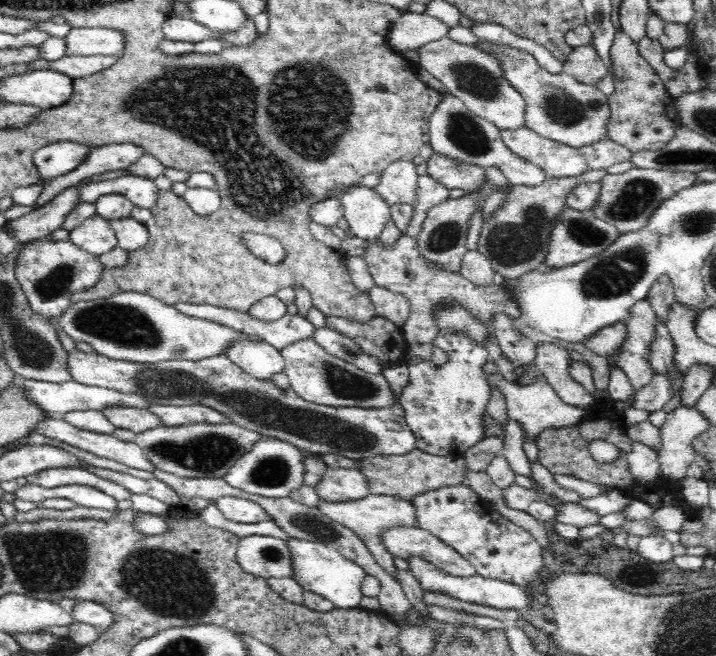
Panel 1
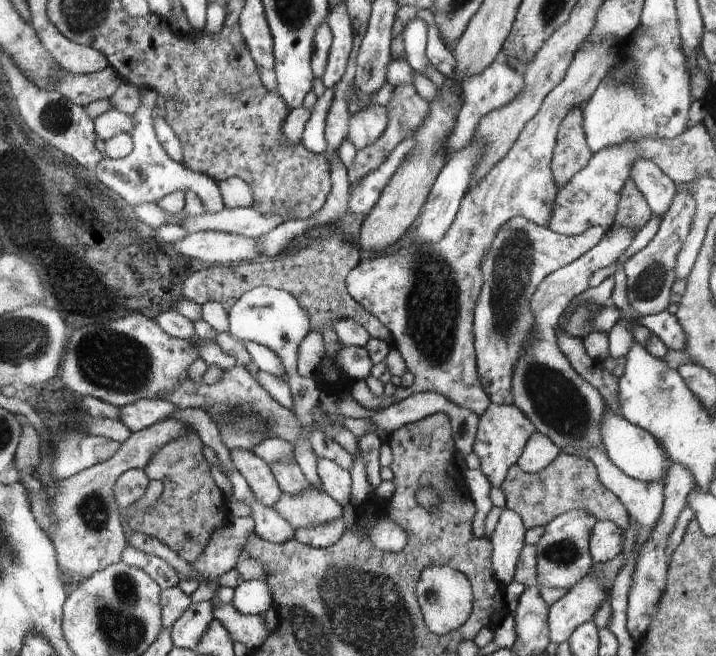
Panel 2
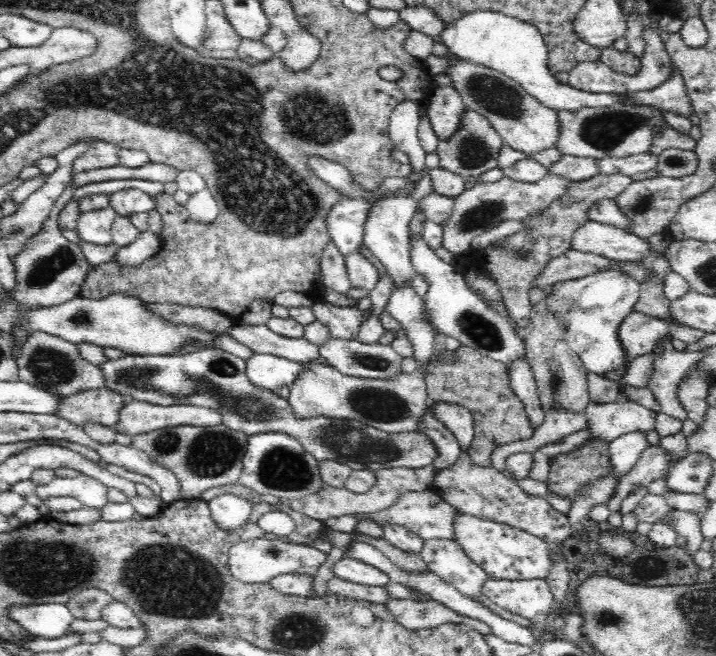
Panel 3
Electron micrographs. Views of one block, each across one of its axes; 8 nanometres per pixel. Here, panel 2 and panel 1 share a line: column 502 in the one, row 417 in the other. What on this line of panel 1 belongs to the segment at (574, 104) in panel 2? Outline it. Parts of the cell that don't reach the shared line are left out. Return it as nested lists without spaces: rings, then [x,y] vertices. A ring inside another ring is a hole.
[[[190,404],[188,406],[150,405],[147,408],[154,413],[164,426],[180,426],[194,423],[220,424],[226,422],[225,416],[209,406]]]

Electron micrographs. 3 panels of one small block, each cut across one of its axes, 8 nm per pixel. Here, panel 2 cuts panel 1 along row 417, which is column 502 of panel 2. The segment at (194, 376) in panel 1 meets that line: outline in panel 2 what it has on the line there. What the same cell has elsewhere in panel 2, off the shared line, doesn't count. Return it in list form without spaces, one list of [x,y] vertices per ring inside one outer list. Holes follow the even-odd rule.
[[[523,216],[512,217],[500,227],[480,262],[483,285],[474,309],[473,322],[480,386],[491,403],[514,406],[512,374],[520,356],[526,354],[524,346],[530,340],[530,330],[534,326],[530,302],[536,287],[551,272],[594,248],[605,234],[604,228],[592,227],[578,236],[562,236]]]

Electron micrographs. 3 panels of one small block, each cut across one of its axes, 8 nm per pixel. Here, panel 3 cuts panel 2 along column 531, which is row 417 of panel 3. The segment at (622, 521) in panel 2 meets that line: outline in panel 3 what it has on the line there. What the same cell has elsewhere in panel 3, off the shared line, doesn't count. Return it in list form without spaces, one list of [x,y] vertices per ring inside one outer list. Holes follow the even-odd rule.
[[[462,346],[457,351],[455,351],[455,361],[453,363],[452,361],[448,361],[448,362],[440,361],[439,356],[438,356],[438,361],[436,361],[434,356],[434,362],[429,363],[426,369],[427,369],[427,373],[425,376],[426,377],[425,383],[426,383],[428,398],[432,400],[437,400],[438,402],[449,402],[450,404],[459,404],[460,406],[463,406],[464,408],[470,410],[470,412],[473,414],[473,423],[474,423],[473,440],[467,451],[474,464],[478,466],[485,466],[488,468],[492,468],[493,466],[491,464],[491,454],[493,453],[493,450],[495,448],[508,444],[509,442],[530,438],[533,435],[533,432],[535,430],[534,427],[532,427],[531,425],[530,419],[528,419],[527,412],[525,411],[525,404],[518,398],[518,395],[511,389],[508,367],[503,362],[498,362],[497,360],[494,360],[493,358],[490,358],[485,354],[478,352],[475,348]]]

